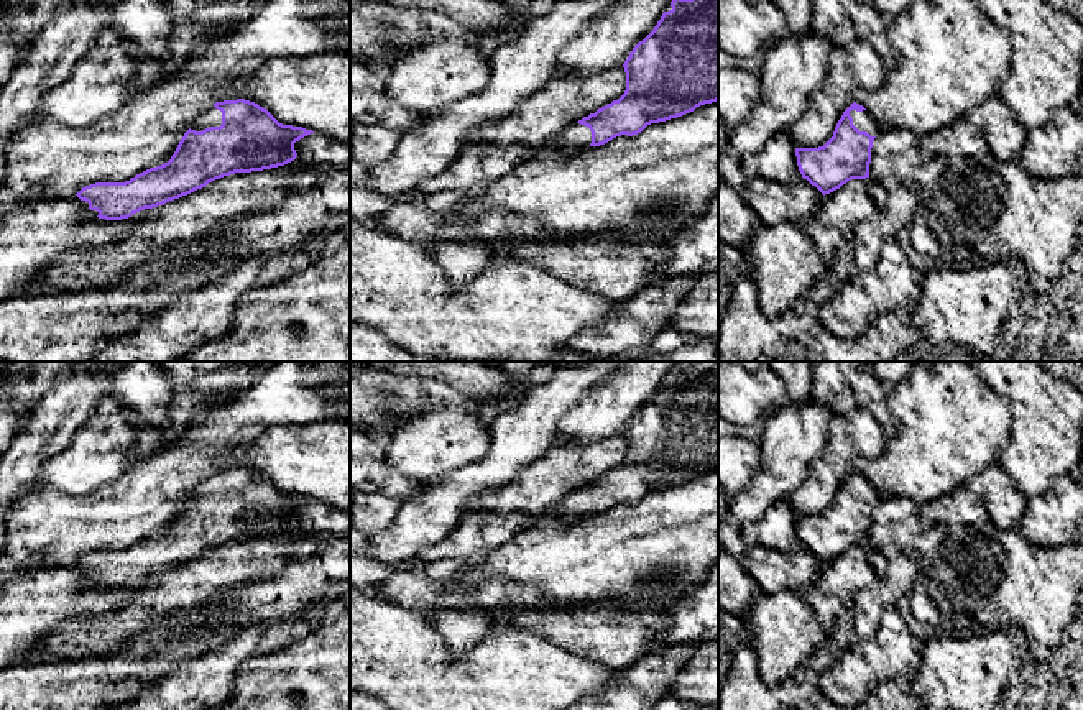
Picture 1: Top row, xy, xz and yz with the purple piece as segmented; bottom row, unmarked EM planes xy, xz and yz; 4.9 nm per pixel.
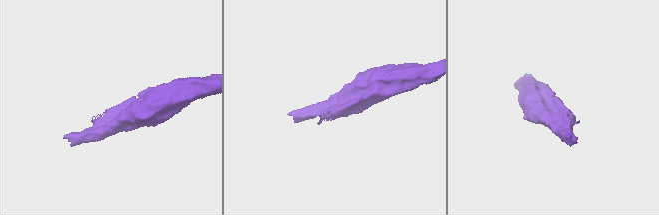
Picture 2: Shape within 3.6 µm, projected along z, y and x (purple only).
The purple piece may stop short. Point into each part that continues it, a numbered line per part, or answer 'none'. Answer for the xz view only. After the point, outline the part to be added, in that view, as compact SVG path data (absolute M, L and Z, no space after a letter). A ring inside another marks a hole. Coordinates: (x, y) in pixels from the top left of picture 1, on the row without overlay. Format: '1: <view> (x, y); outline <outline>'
1: xz (574, 505); outline M574 491L567 495L562 501L549 508L544 514L560 516L560 518L580 518L592 511L592 500L588 495Z

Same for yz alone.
1: yz (861, 488); outline M851 478L850 483L853 486L853 493L859 500L866 500L871 505L878 505L878 501L881 500L881 495L871 486L871 483L866 478L863 480Z

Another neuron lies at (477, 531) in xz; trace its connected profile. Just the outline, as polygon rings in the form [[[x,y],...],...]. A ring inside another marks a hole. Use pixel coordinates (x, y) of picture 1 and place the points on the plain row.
[[[470,511],[437,544],[422,547],[417,559],[424,564],[444,559],[467,559],[482,551],[493,552],[521,532],[529,521],[493,511]]]

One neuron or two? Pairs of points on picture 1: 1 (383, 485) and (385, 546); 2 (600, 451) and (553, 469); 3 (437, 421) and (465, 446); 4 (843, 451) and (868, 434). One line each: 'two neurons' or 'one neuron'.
1: two neurons
2: one neuron
3: one neuron
4: one neuron

